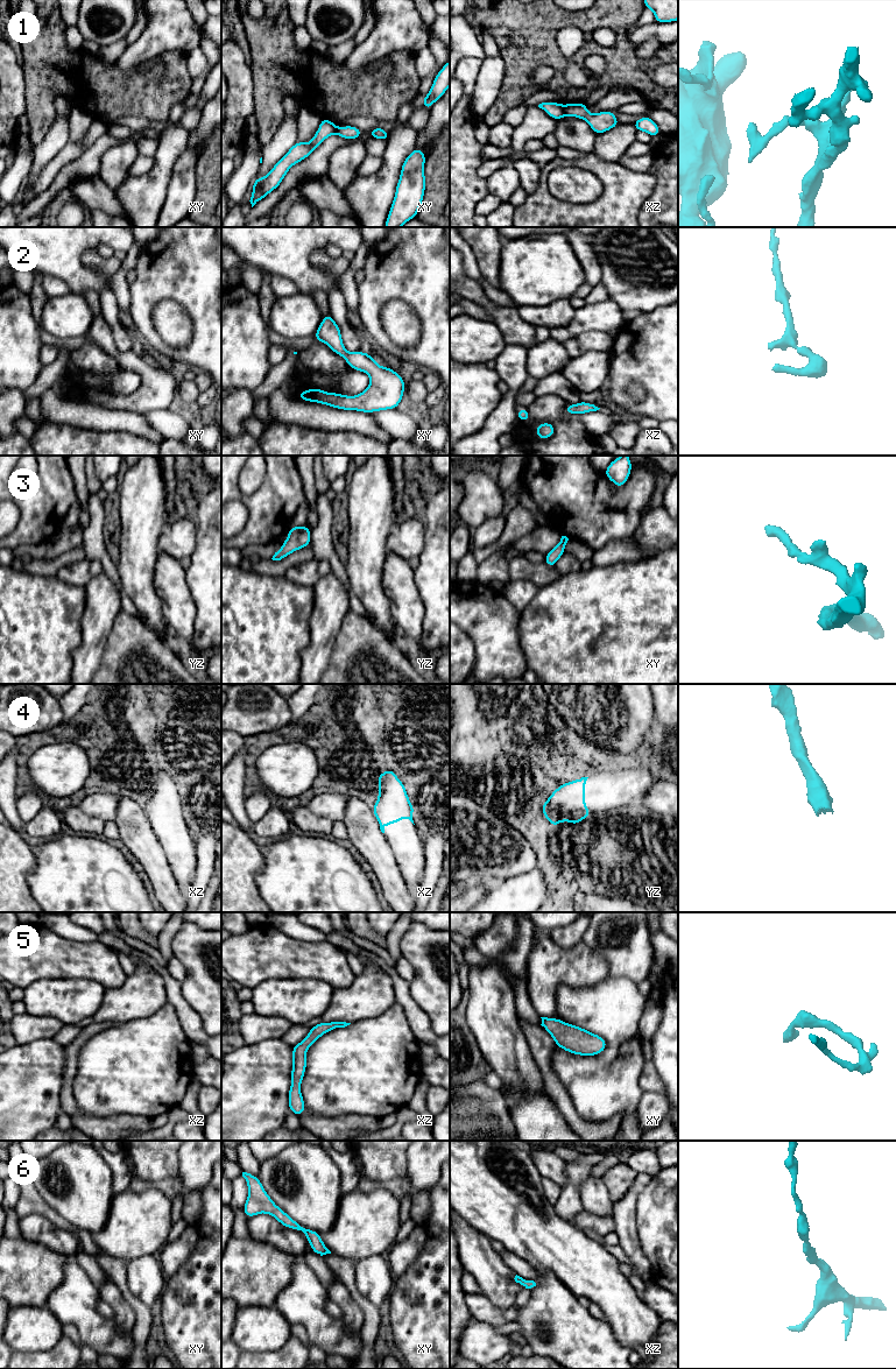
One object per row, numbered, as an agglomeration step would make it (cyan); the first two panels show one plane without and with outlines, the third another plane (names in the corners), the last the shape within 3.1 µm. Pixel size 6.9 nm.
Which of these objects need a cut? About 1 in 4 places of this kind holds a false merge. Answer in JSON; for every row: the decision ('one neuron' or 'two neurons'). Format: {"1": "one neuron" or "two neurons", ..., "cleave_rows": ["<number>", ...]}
{"1": "two neurons", "2": "one neuron", "3": "one neuron", "4": "one neuron", "5": "one neuron", "6": "one neuron", "cleave_rows": ["1"]}

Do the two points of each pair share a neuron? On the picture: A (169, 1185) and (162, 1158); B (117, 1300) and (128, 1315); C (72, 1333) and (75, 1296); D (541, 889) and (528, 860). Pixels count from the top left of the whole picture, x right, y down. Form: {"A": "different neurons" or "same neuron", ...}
{"A": "different neurons", "B": "same neuron", "C": "different neurons", "D": "different neurons"}

